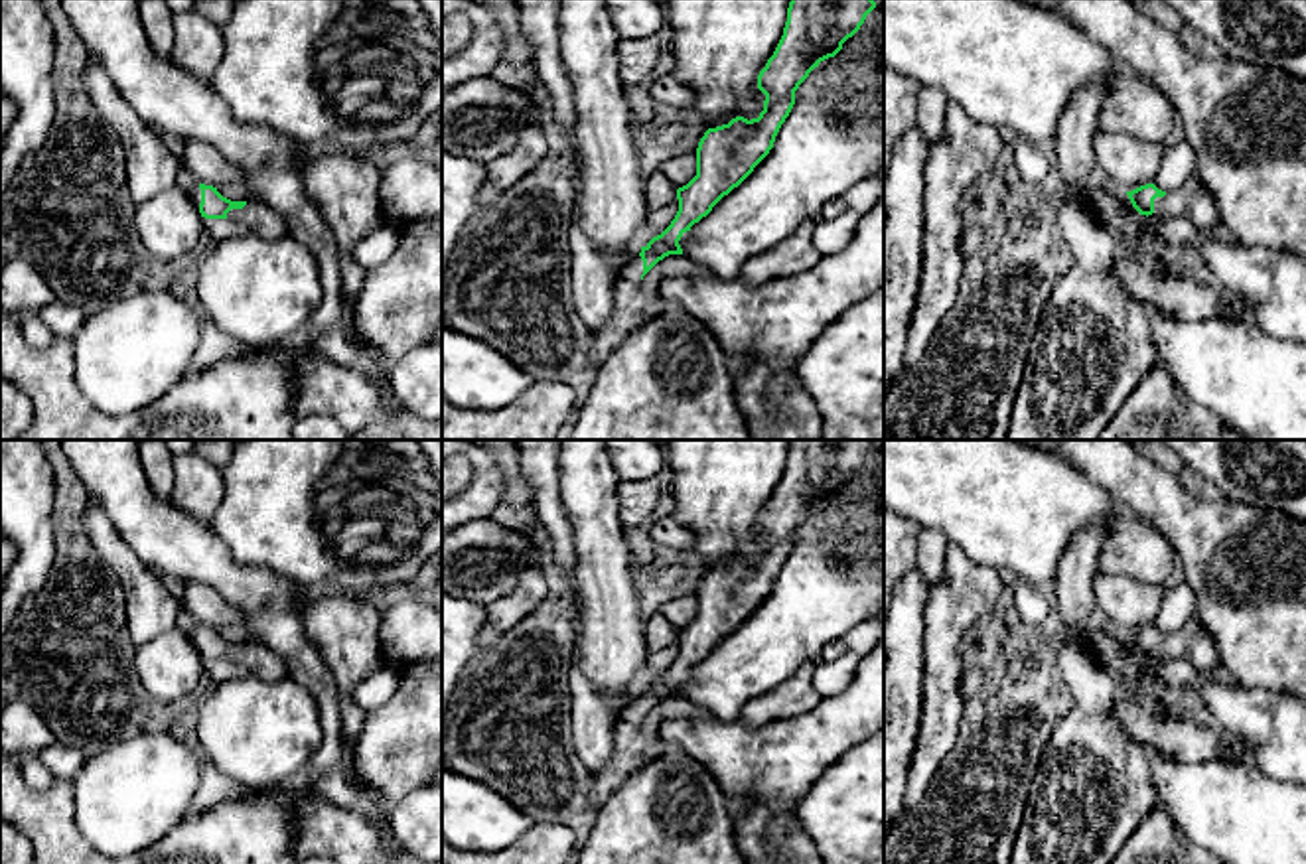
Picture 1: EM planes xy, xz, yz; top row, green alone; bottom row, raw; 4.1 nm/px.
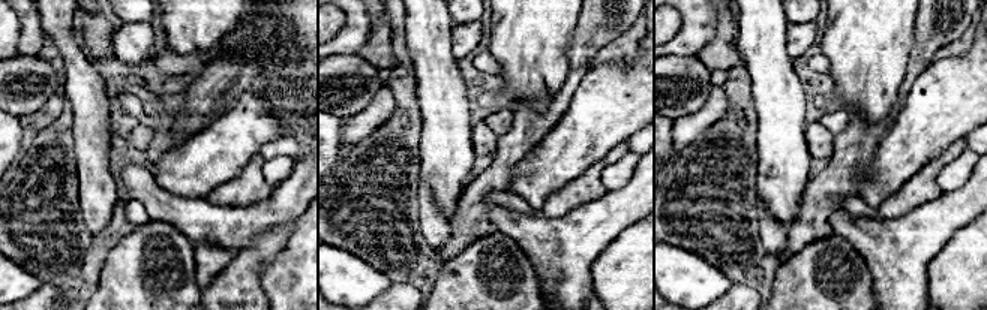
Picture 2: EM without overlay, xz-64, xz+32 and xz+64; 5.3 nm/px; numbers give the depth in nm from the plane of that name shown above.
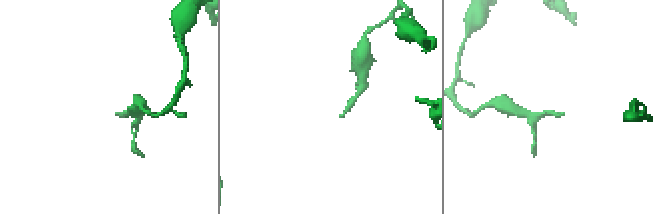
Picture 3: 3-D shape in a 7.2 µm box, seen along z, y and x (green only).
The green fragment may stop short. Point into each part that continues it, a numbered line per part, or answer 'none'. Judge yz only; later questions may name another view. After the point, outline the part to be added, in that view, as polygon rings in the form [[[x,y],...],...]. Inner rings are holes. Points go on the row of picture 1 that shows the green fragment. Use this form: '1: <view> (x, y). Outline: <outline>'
1: yz (1192, 202). Outline: [[[1192,174],[1176,191],[1156,197],[1154,215],[1160,215],[1162,219],[1188,219],[1203,233],[1213,233],[1219,223],[1215,199],[1196,174]]]

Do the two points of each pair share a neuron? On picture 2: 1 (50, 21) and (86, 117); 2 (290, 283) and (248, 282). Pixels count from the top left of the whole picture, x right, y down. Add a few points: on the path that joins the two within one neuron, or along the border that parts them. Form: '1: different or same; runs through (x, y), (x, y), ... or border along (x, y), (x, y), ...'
1: same; runs through (68, 45), (77, 60), (86, 93)
2: different; border along (279, 252), (263, 267), (261, 289), (264, 294)

